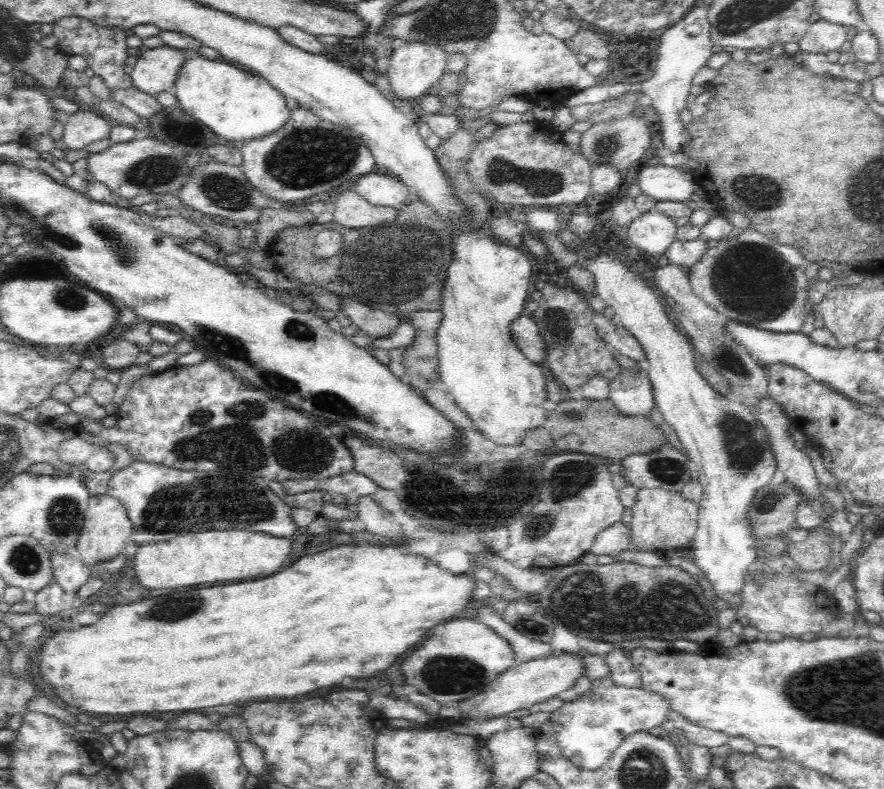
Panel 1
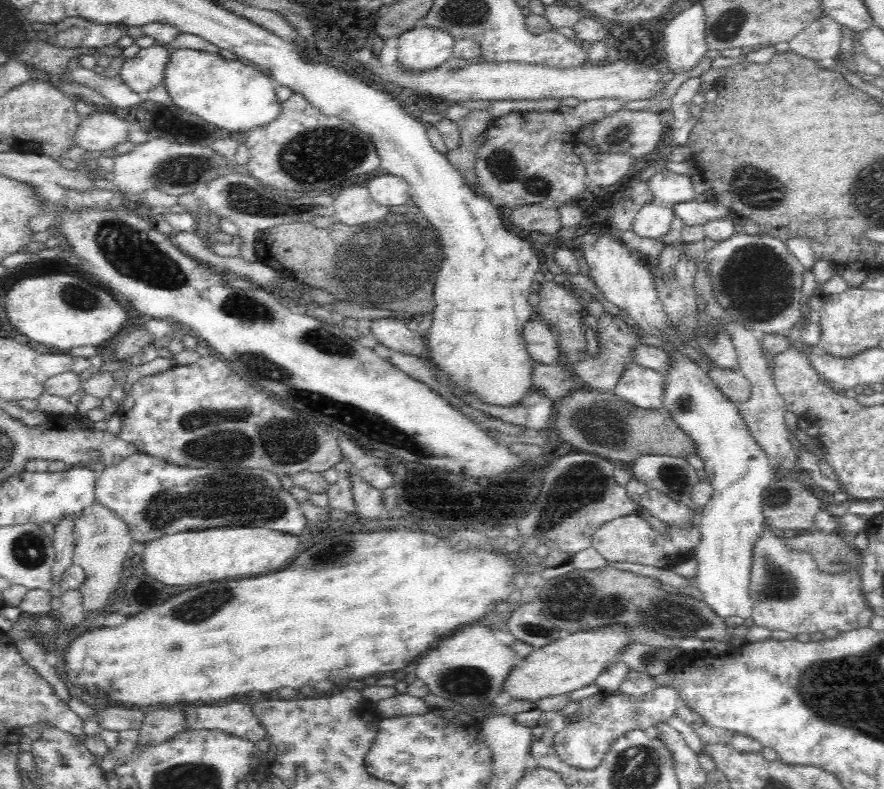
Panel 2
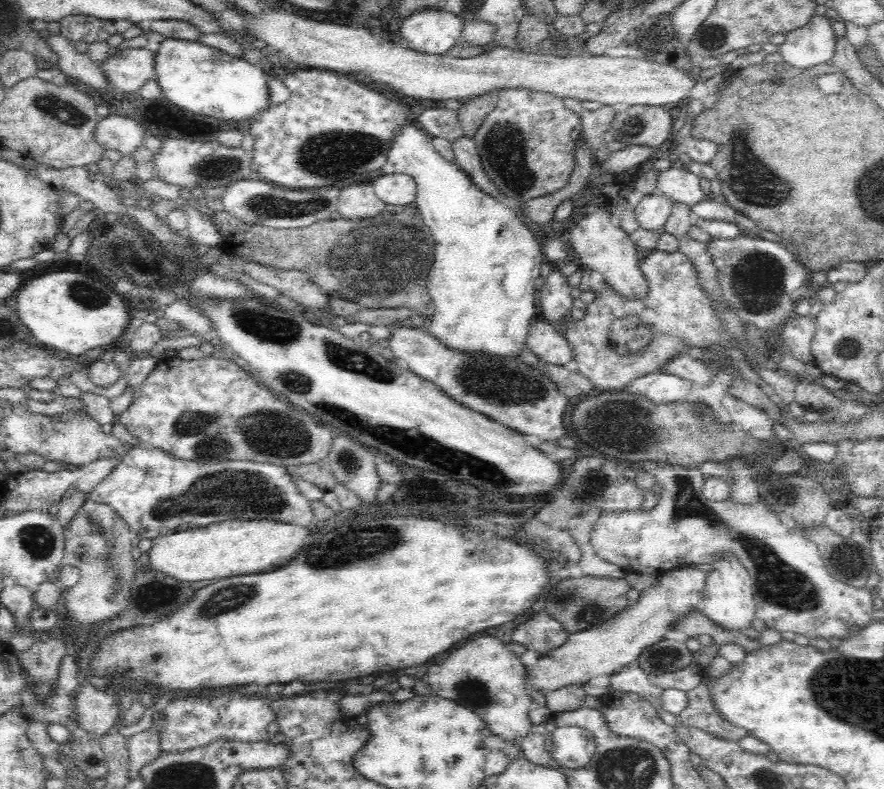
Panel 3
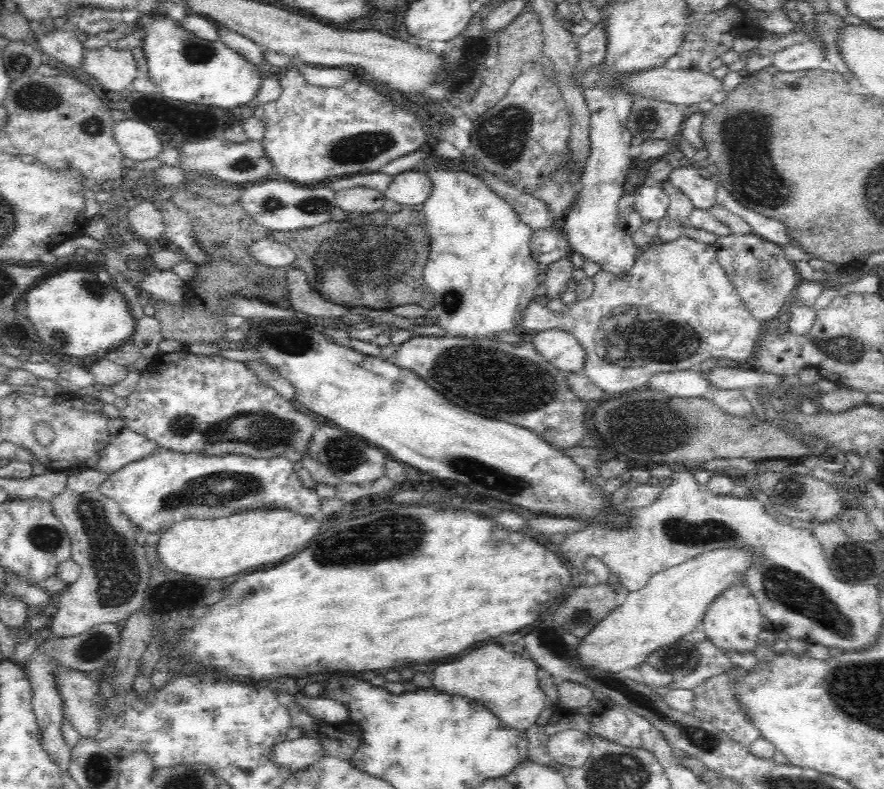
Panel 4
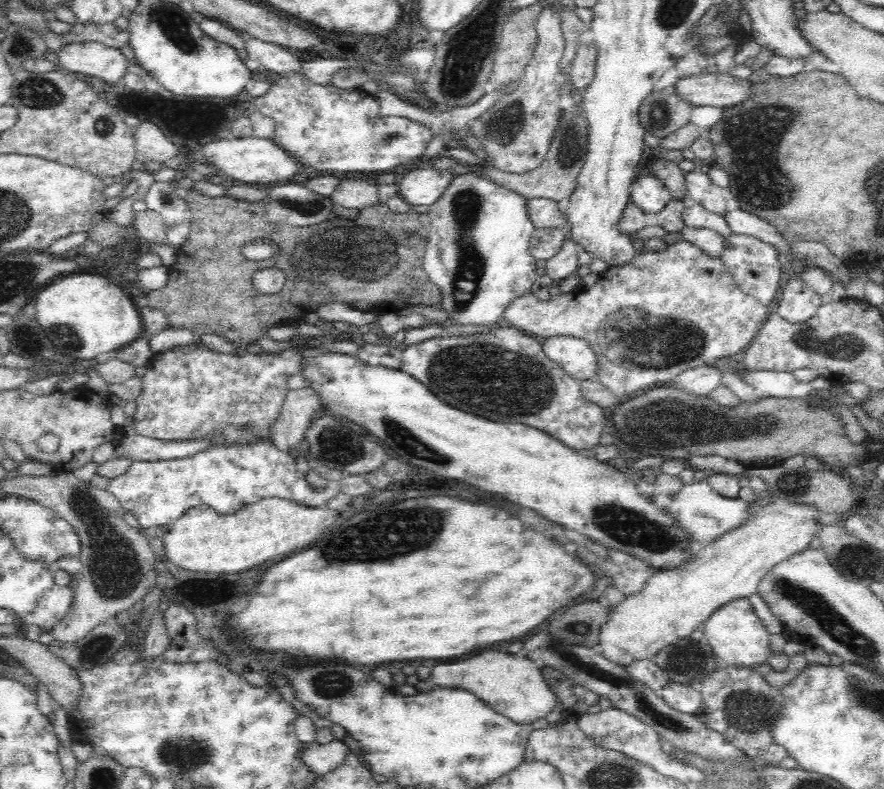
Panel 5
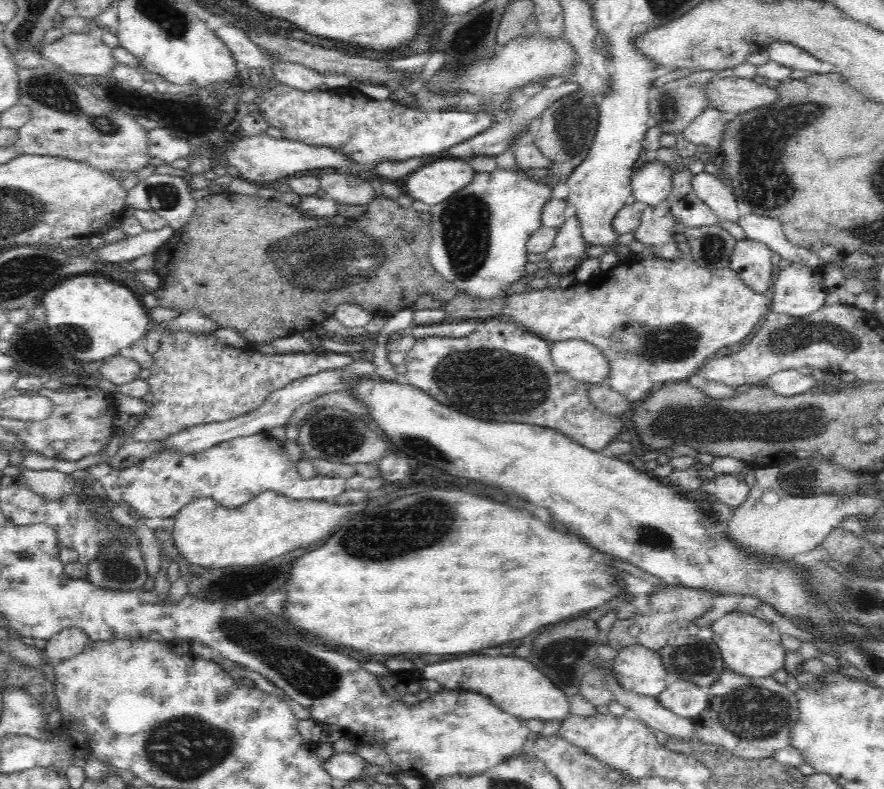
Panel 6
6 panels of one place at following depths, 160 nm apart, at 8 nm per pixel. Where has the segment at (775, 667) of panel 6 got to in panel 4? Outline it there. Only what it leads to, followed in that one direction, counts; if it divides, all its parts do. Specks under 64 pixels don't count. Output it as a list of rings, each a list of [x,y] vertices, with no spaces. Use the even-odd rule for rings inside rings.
[[[743,581],[735,582],[732,587],[726,588],[706,610],[703,618],[707,640],[716,647],[723,649],[725,653],[752,652],[752,648],[758,644],[757,637],[764,630],[763,616],[756,597],[744,586]]]

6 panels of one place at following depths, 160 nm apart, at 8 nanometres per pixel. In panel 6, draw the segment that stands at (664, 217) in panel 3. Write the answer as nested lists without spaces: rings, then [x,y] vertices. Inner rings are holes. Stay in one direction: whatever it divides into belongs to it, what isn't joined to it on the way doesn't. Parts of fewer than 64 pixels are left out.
[[[652,162],[634,172],[631,178],[631,201],[655,207],[667,201],[671,193],[672,173],[666,165]]]

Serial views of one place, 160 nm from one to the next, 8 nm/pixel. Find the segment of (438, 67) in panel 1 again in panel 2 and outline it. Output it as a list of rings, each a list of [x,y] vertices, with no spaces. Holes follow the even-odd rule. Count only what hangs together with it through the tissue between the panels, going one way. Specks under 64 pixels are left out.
[[[418,24],[399,36],[397,66],[408,73],[431,71],[452,57],[454,43],[448,33]]]

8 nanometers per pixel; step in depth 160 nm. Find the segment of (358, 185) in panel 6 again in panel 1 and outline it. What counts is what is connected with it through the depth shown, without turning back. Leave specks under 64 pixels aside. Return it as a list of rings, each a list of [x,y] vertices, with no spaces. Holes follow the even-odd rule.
[[[349,187],[338,196],[333,222],[343,228],[368,228],[395,220],[399,210],[392,207],[372,206]]]

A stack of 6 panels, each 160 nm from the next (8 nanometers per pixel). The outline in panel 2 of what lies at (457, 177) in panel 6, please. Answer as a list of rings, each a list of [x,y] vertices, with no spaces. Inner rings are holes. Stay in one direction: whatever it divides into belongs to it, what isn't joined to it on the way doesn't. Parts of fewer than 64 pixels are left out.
[[[384,174],[368,181],[366,187],[374,202],[385,207],[400,206],[409,199],[408,183],[399,176]]]

